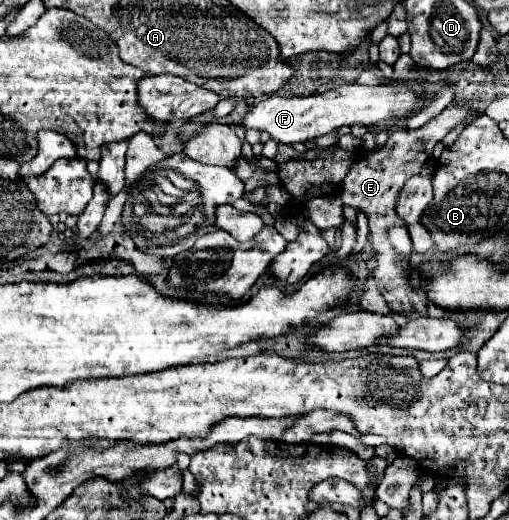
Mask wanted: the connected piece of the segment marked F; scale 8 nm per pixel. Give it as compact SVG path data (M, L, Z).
M390 83L390 85L340 85L328 93L310 95L310 97L268 97L254 105L240 121L244 129L256 129L260 133L268 133L268 137L276 143L306 143L310 139L322 137L342 125L354 125L362 123L366 127L376 125L378 121L384 121L388 117L408 117L412 115L420 105L426 101L418 99L404 83Z

